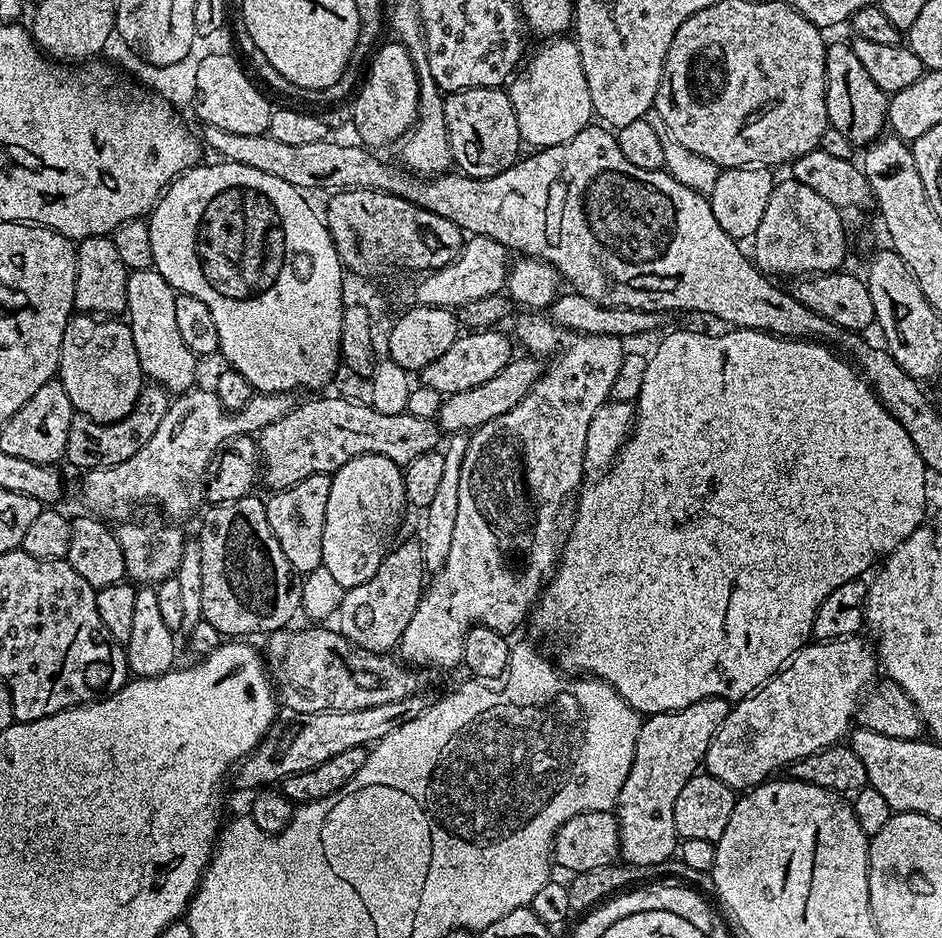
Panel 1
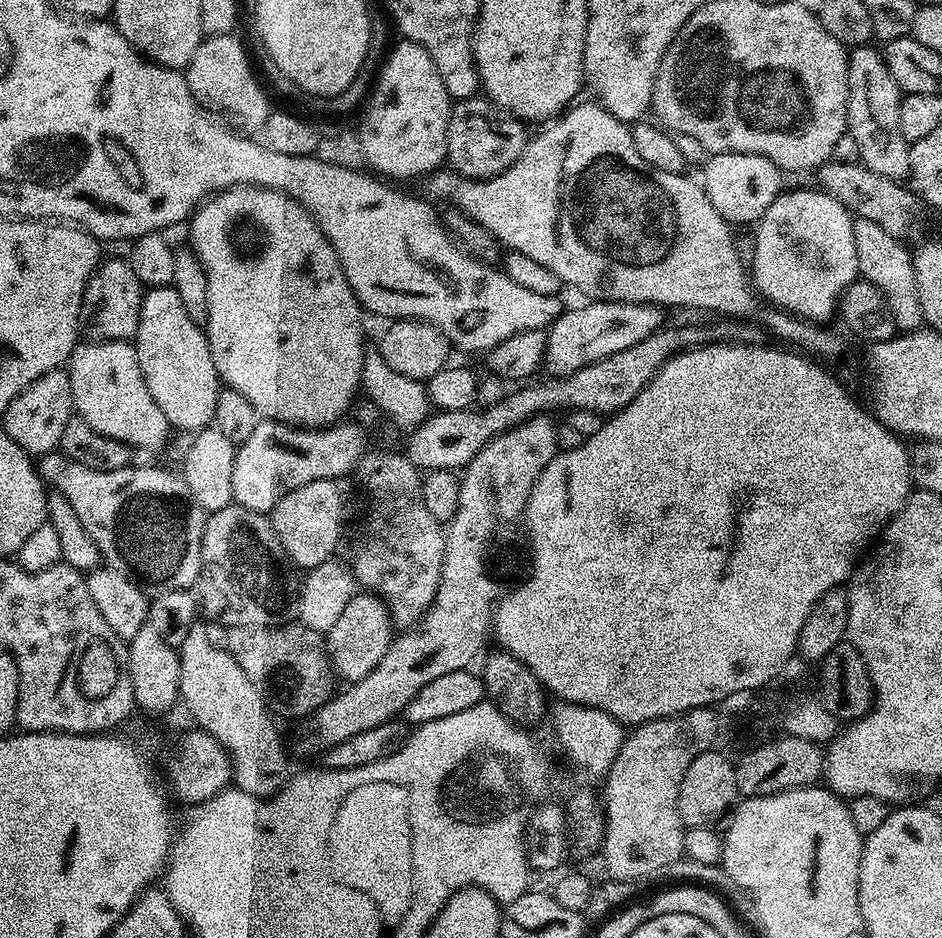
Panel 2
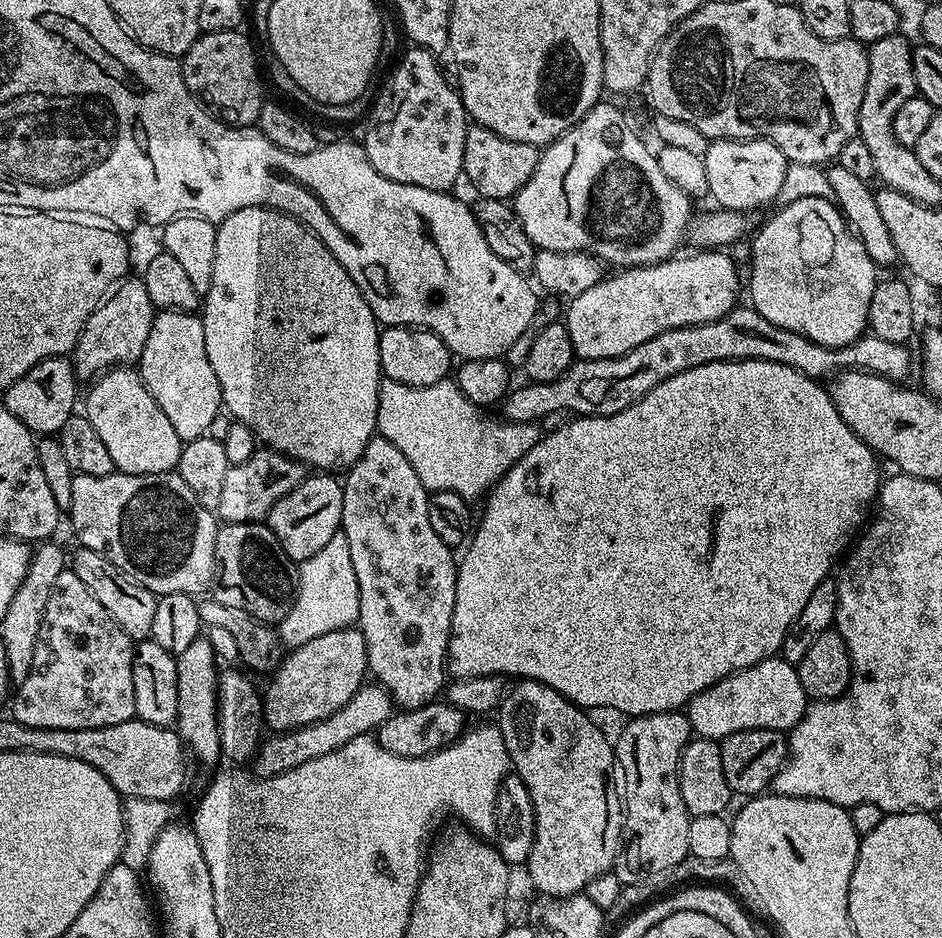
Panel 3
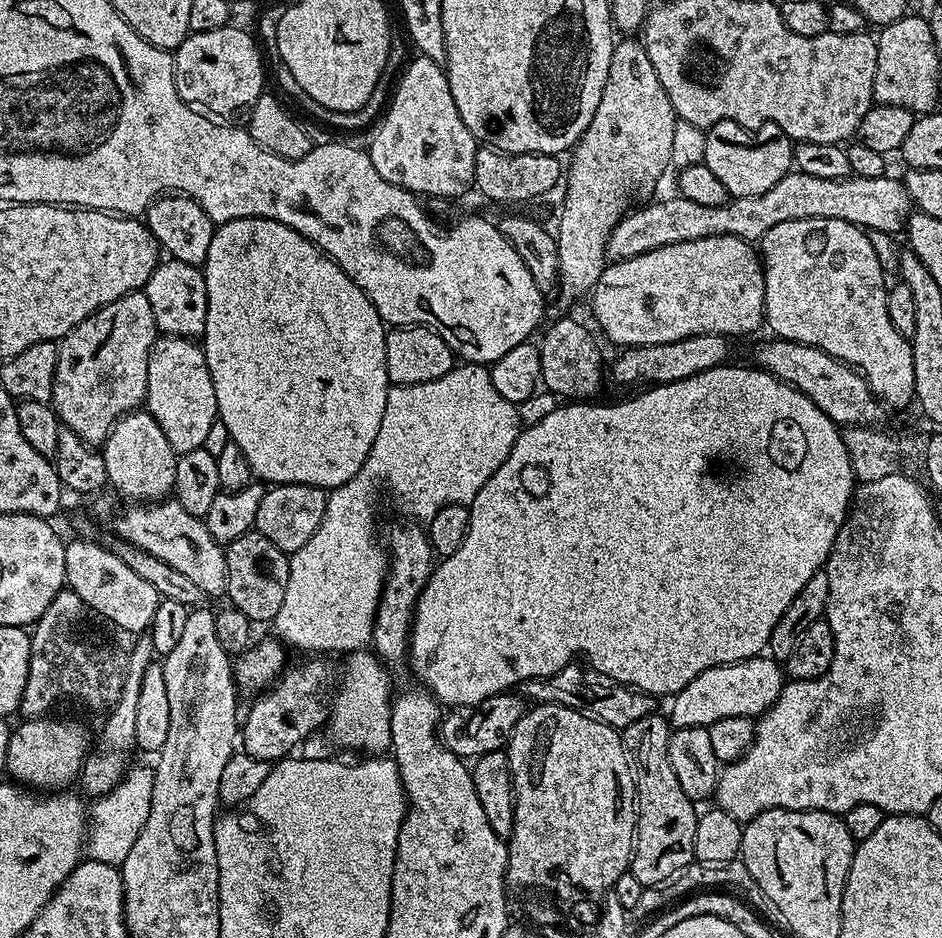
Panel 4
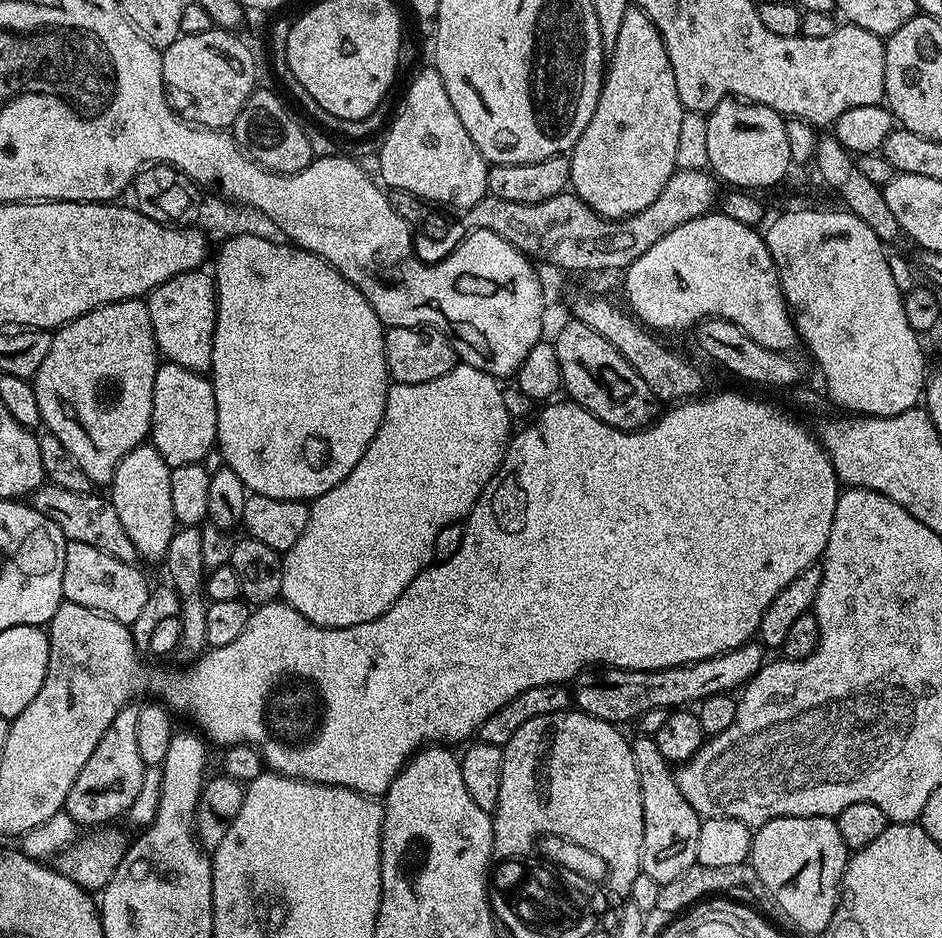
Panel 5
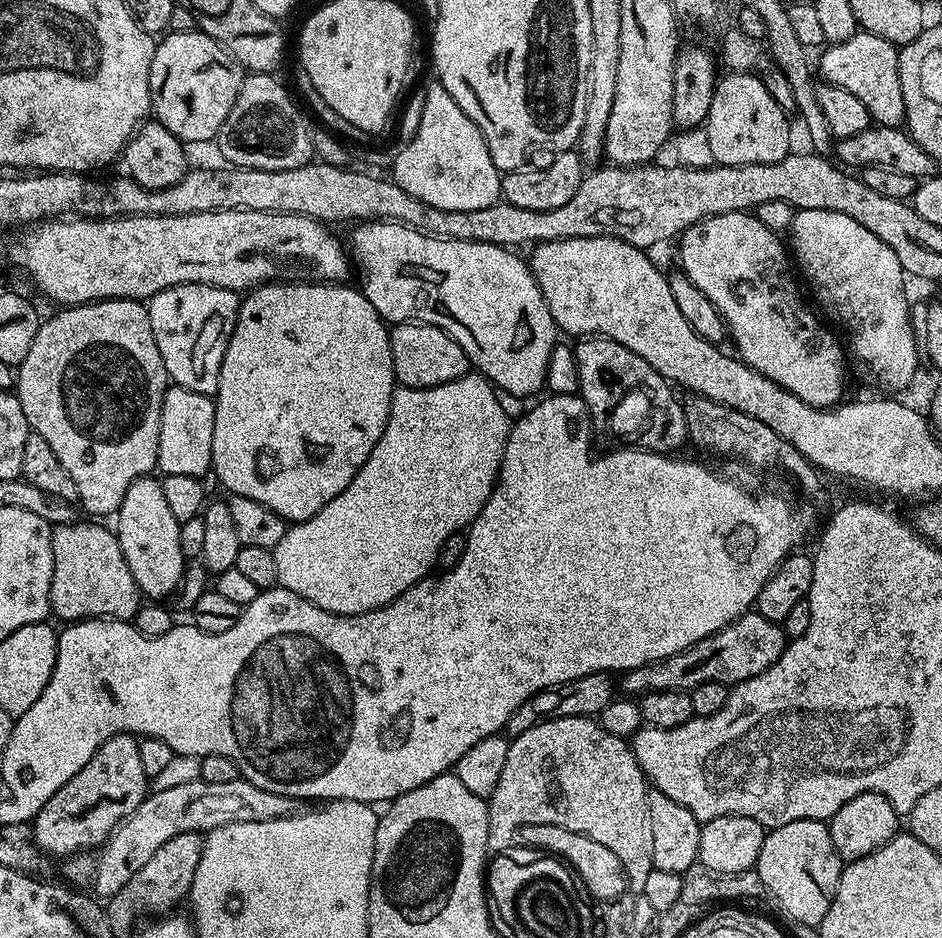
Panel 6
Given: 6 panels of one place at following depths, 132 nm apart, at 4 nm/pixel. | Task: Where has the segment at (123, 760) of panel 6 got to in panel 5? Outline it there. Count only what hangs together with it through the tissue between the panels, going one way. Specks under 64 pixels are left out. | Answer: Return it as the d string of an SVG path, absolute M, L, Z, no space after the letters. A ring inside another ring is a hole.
M138 707L123 708L114 722L106 726L106 734L102 734L98 746L94 746L94 754L90 754L78 778L74 778L74 786L70 786L70 794L66 794L63 811L70 814L76 825L104 824L107 820L116 820L141 799L139 790L142 788L146 765L138 750L137 723Z

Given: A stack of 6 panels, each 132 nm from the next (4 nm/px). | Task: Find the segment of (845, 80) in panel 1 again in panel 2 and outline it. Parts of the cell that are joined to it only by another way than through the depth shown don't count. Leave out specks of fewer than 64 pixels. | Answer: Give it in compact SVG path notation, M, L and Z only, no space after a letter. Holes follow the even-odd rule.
M879 47L853 48L848 54L848 133L858 142L860 163L891 180L903 181L911 173L910 145L902 138L898 126L898 110L902 93L894 82Z

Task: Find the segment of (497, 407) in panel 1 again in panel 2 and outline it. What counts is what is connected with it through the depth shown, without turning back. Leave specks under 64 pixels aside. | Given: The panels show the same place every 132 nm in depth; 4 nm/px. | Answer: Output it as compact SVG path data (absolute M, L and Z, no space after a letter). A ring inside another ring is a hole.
M613 300L584 302L581 308L561 311L560 317L546 332L548 341L543 371L552 378L569 376L582 370L582 366L590 366L610 354L638 346L642 338L657 331L665 323L663 314L659 307L651 304L619 304Z

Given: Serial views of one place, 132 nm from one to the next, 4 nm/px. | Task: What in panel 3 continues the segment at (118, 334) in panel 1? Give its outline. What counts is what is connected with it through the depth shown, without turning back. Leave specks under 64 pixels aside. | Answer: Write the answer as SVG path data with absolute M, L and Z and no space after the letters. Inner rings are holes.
M128 366L107 369L91 381L88 397L83 397L82 412L90 426L102 438L117 472L126 474L162 474L173 471L180 460L182 441L174 434L166 414L154 402L139 371Z

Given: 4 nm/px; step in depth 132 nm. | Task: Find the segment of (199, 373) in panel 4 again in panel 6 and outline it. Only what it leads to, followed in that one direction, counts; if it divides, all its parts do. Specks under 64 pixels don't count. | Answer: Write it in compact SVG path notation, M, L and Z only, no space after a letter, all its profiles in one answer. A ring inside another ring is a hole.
M175 386L168 387L162 398L162 418L158 426L158 458L156 468L164 476L190 474L203 478L212 466L214 450L214 418L216 401L206 394L194 394Z

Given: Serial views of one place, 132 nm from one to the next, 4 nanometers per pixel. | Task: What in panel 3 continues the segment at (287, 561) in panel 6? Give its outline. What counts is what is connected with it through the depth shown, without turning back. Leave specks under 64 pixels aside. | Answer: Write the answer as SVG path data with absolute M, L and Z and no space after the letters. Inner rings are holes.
M384 378L378 390L376 431L394 442L402 454L406 454L406 462L414 466L414 474L418 474L422 486L429 493L453 492L472 502L475 496L483 497L500 477L505 476L530 450L534 450L542 435L539 423L516 424L503 418L491 420L480 412L483 411L474 402L470 402L470 398L466 398L451 379L445 378L436 384L415 388ZM338 531L322 550L318 550L318 554L314 554L314 558L306 558L299 565L296 601L290 614L280 621L278 635L281 645L294 649L310 642L310 638L330 634L330 630L353 627L359 618L358 578L354 574L354 562L350 562L350 546L343 531Z

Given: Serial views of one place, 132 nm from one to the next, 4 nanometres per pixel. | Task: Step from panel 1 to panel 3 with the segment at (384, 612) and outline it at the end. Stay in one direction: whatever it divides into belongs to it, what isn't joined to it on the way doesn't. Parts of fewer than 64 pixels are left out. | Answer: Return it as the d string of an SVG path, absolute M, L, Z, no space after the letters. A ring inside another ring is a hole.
M359 627L330 630L330 634L310 638L310 642L291 649L271 673L272 681L262 692L264 723L277 733L322 722L354 698L357 690L364 687L368 675L366 642Z

